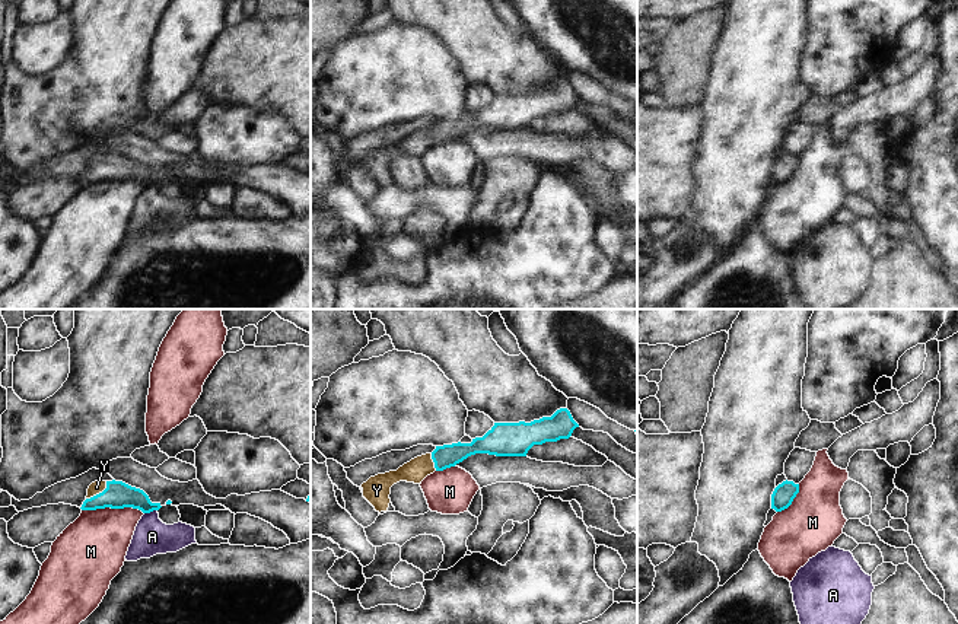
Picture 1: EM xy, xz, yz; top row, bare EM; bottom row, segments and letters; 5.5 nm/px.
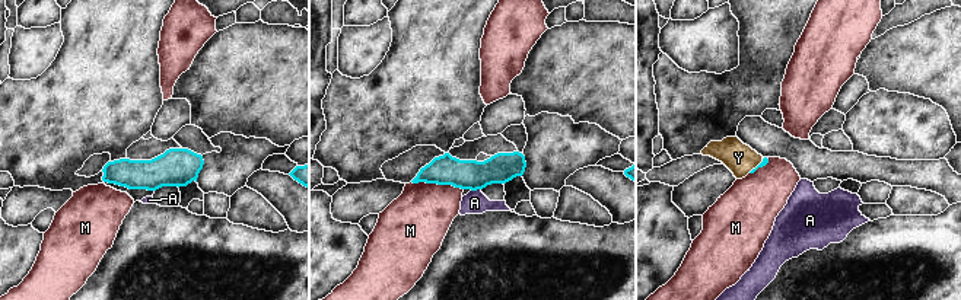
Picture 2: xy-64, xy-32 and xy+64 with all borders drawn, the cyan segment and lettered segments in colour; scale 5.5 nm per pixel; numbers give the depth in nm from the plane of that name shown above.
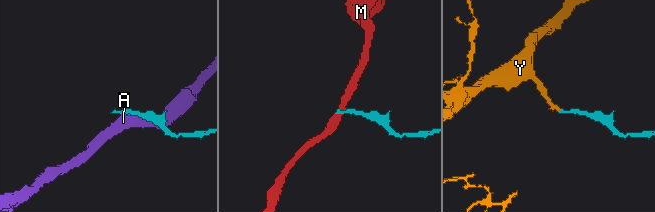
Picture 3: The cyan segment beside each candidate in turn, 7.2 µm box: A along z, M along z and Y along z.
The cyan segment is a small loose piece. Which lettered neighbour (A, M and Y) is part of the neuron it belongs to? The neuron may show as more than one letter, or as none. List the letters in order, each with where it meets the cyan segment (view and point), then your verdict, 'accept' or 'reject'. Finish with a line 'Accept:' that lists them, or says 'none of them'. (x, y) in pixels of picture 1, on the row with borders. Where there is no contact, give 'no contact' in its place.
A: xy (150, 511) | reject
M: xy (113, 508) | reject
Y: xy (99, 493) | accept
Accept: Y

